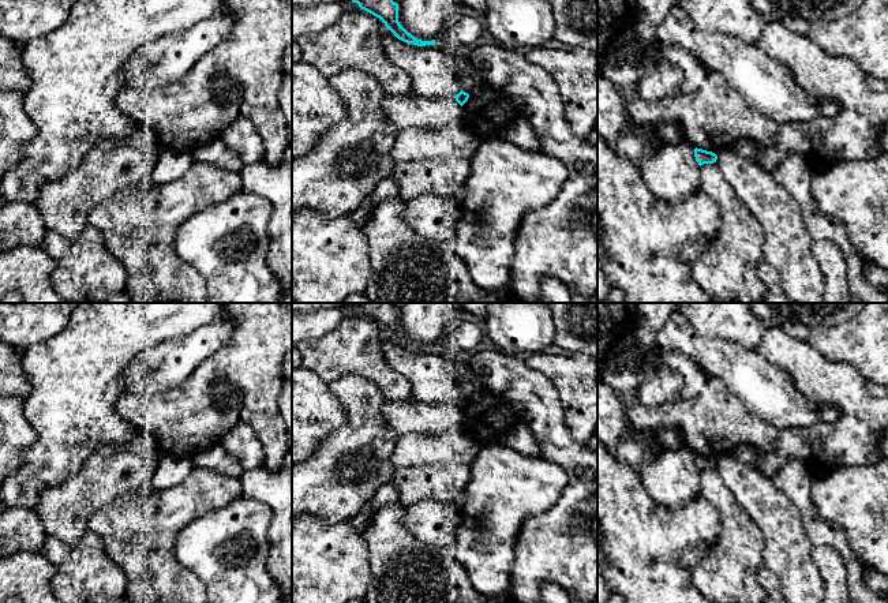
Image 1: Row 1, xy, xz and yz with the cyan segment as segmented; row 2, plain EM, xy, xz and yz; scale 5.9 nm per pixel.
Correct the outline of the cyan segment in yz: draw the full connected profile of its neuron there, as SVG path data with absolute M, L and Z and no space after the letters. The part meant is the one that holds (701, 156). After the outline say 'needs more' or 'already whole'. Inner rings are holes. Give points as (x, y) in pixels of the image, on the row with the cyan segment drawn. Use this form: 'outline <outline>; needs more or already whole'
outline M697 147L694 149L694 157L700 166L704 164L713 164L717 160L717 156L715 153Z; already whole

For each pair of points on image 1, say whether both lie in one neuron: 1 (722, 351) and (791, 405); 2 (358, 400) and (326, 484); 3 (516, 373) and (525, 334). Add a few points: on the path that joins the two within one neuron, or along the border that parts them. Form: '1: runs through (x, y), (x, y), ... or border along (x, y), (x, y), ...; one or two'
1: runs through (740, 369), (774, 399); one
2: runs through (358, 420), (358, 435), (334, 459), (333, 464); one
3: border along (493, 345), (506, 354), (524, 358); two

